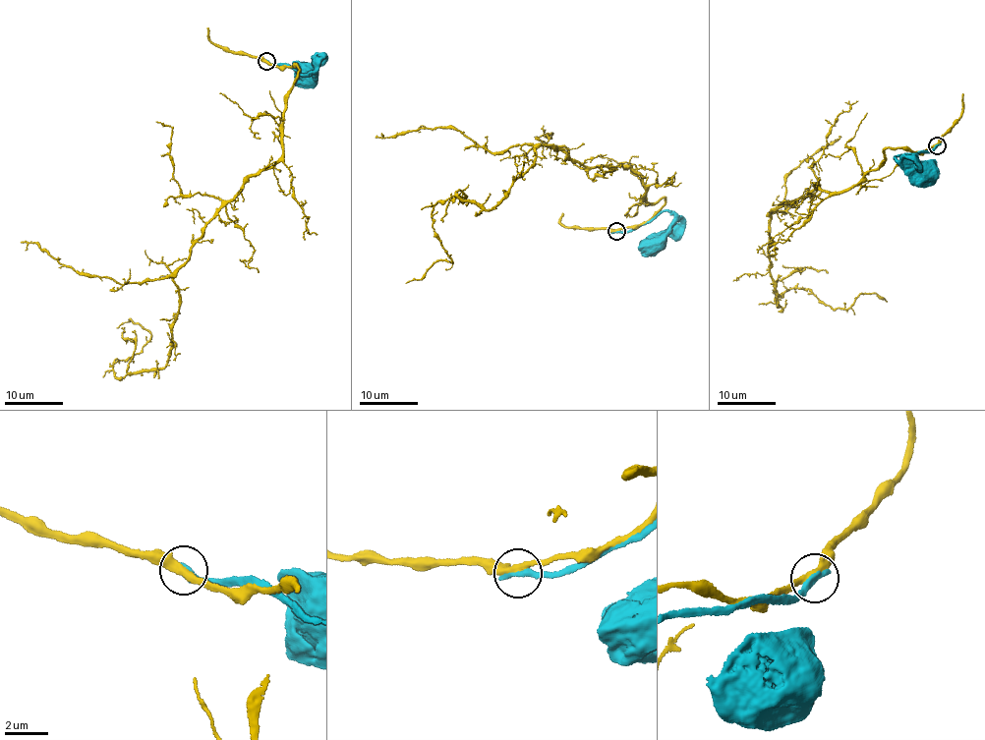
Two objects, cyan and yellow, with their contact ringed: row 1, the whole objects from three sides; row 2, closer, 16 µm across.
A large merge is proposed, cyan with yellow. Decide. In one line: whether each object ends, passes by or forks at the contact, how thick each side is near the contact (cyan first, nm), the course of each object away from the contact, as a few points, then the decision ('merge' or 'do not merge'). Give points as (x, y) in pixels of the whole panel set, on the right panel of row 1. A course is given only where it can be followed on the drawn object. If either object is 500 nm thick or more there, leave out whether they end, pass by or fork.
cyan ends | yellow passes by | 400/340 nm | cyan via (937, 145), (929, 153), (896, 156), (894, 159), (926, 173) | yellow via (937, 144), (887, 147), (847, 189), (770, 211), (778, 307), (797, 288), (887, 302) | do not merge

